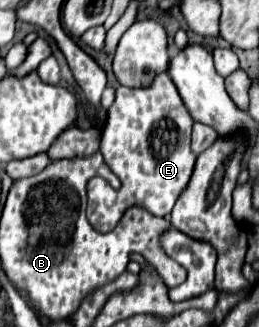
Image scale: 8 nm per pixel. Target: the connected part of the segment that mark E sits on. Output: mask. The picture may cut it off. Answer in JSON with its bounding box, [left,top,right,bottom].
[87,73,197,233]

